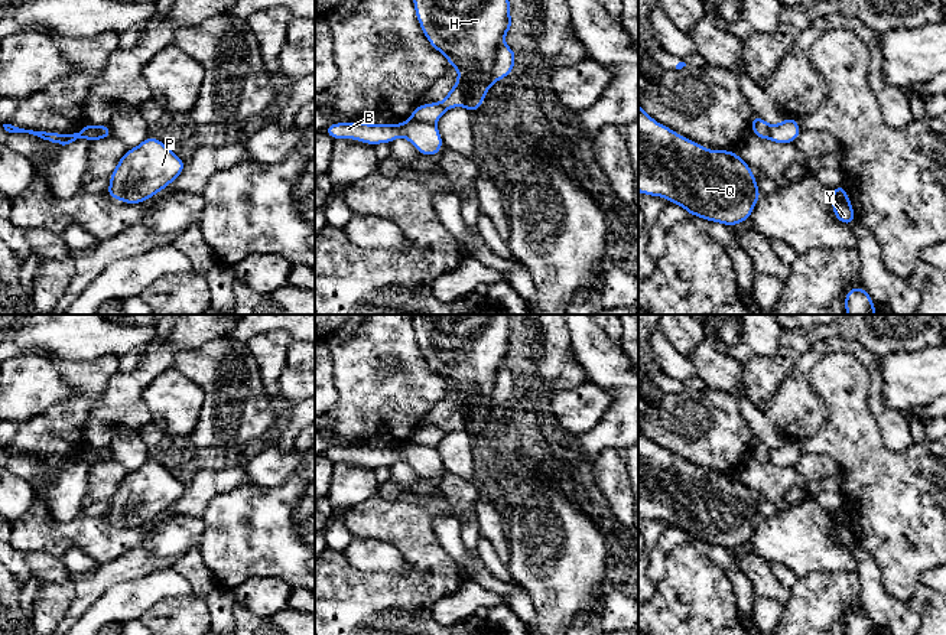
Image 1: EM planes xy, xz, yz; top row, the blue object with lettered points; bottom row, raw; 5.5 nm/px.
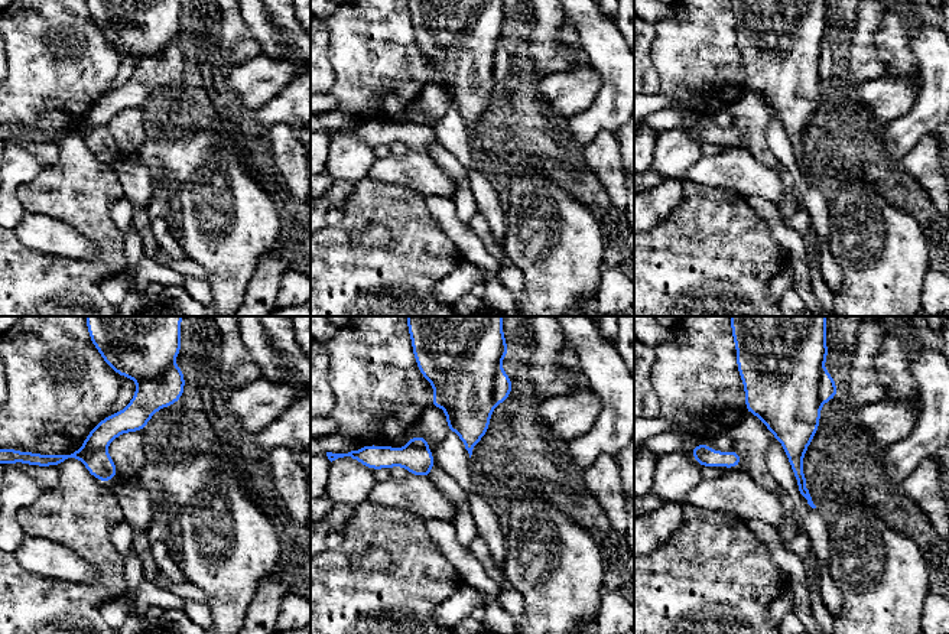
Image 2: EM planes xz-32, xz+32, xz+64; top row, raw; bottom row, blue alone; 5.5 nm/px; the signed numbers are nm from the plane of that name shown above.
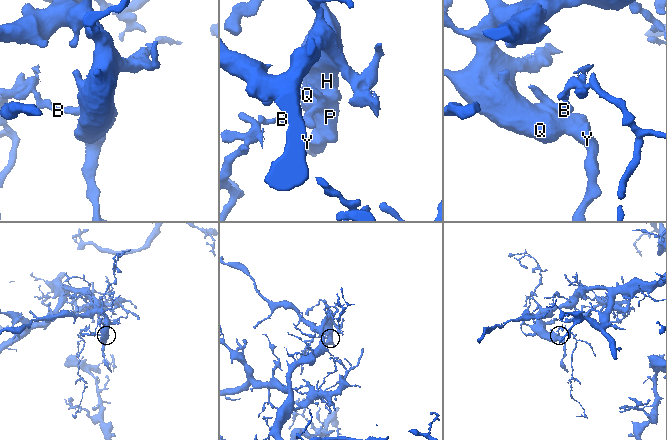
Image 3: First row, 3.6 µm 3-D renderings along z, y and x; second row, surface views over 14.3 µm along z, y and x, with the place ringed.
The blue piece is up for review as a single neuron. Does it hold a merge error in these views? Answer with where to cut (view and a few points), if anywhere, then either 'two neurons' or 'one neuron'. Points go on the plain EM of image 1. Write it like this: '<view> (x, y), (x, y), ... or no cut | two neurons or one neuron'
xz (410, 440), (435, 448) | two neurons

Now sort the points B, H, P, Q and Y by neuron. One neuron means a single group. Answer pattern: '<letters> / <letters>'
B / H P Q Y

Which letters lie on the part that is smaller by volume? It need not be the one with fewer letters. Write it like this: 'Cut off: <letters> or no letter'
Cut off: B

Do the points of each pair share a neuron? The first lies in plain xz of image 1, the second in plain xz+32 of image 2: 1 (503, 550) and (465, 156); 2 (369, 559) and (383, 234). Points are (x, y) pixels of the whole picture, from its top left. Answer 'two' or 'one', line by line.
1: one
2: one

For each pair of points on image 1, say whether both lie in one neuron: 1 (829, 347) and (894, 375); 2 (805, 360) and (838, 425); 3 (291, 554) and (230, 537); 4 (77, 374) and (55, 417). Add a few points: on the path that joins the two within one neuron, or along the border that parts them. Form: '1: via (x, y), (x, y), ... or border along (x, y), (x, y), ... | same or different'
1: border along (880, 357), (884, 403) | different
2: border along (838, 351), (810, 374), (823, 403) | different
3: via (276, 540), (273, 537), (244, 537) | same
4: via (85, 387), (85, 394), (68, 412) | same

